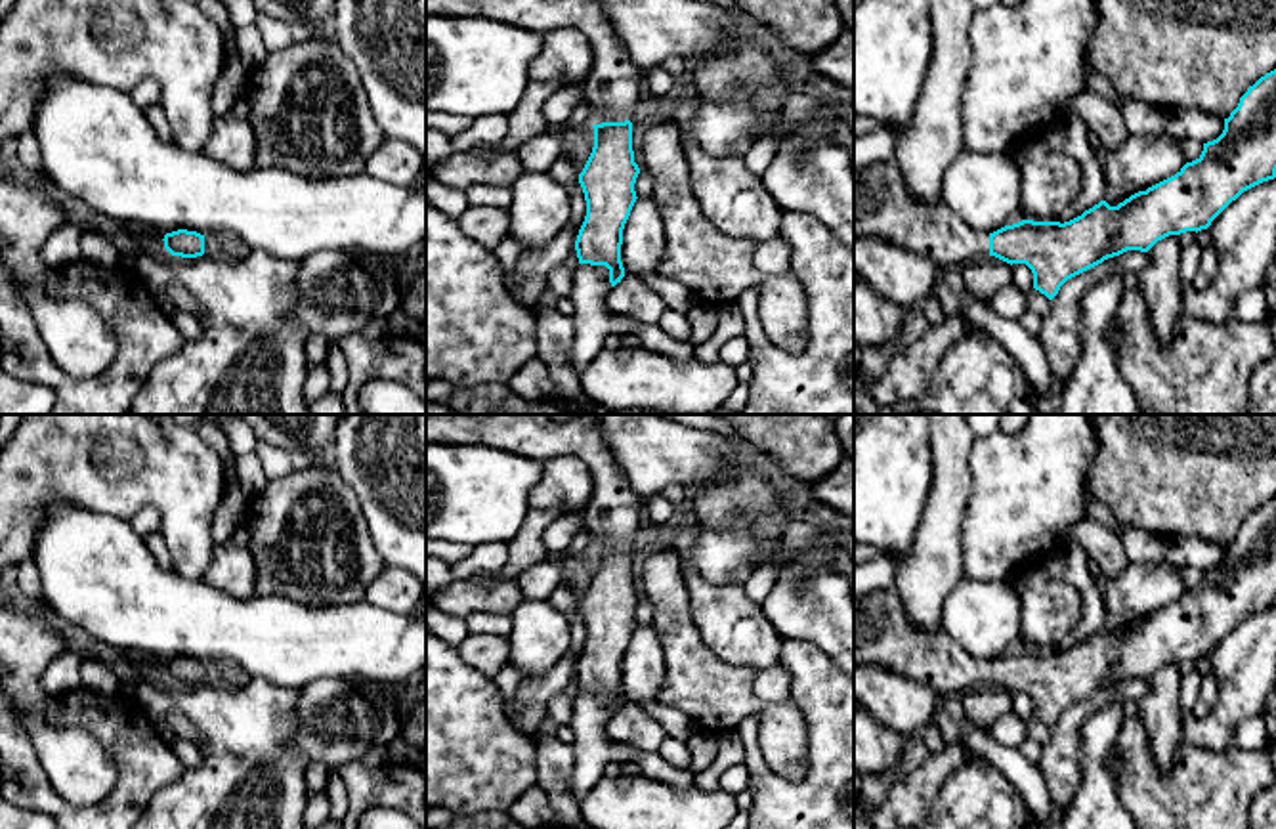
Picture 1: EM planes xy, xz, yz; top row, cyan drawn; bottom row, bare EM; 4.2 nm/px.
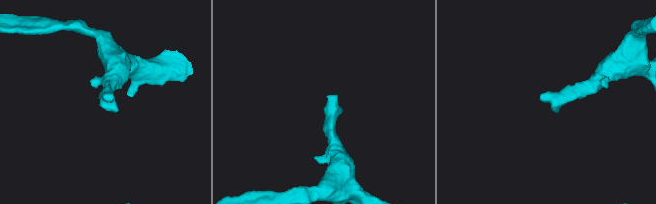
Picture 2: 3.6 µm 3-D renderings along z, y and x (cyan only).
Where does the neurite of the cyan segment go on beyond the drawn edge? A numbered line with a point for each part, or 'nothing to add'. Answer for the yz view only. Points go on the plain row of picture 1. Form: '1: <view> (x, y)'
1: yz (883, 637)

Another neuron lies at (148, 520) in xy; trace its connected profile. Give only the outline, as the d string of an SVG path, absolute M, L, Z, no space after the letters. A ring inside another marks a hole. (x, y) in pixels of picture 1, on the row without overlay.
M145 506L130 520L130 523L134 531L145 539L159 529L160 512L155 506Z

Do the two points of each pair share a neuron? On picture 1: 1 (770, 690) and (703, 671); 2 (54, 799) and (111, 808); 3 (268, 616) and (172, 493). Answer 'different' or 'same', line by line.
1: different
2: same
3: different

